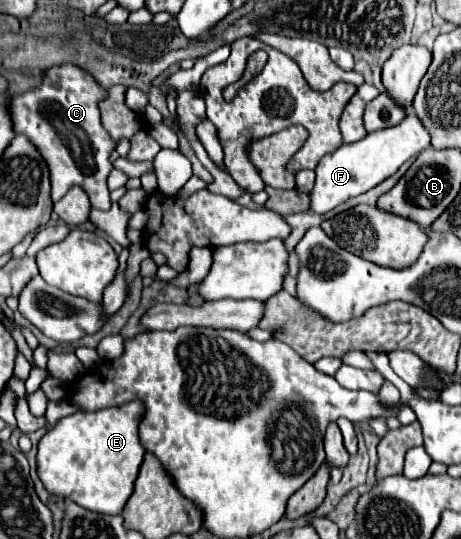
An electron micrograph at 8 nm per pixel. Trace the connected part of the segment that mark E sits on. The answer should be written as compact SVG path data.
M135 400L117 408L77 412L61 418L39 442L39 478L49 492L79 502L87 510L121 514L137 480L145 448L139 440L139 422L145 406Z

